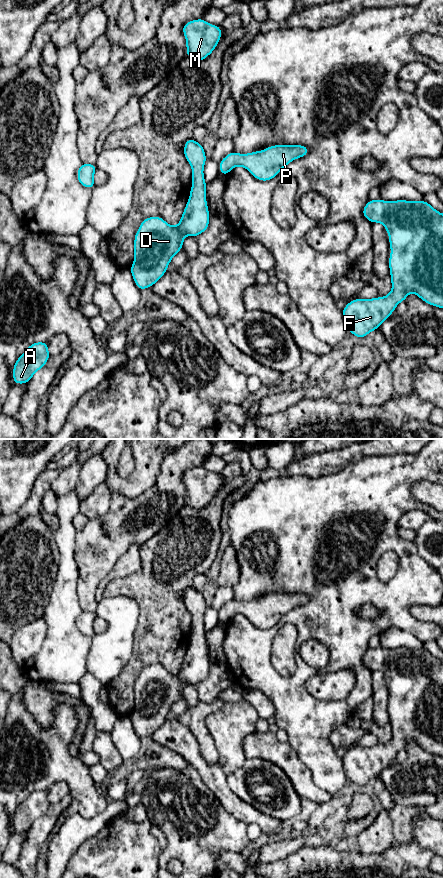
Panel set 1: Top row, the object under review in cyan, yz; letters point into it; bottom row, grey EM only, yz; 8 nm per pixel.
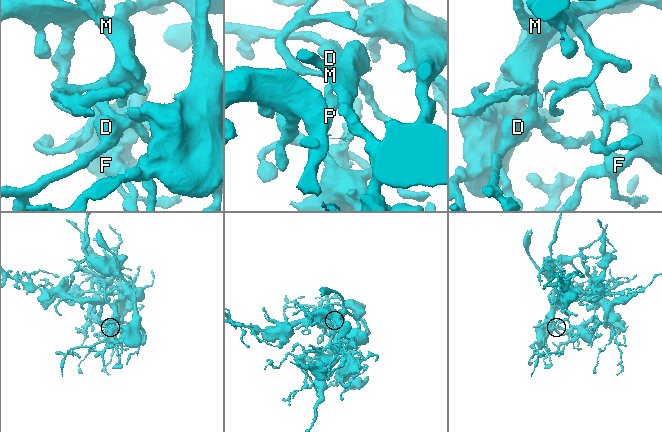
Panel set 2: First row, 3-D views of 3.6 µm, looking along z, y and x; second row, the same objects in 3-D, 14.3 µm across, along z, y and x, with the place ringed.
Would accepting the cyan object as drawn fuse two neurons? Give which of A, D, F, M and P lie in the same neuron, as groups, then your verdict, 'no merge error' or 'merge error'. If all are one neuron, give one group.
A D F M P; no merge error

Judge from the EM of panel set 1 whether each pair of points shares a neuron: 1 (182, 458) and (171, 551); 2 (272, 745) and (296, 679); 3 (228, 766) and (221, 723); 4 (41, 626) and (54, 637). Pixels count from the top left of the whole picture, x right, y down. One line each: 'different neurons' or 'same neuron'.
1: different neurons
2: different neurons
3: same neuron
4: different neurons

